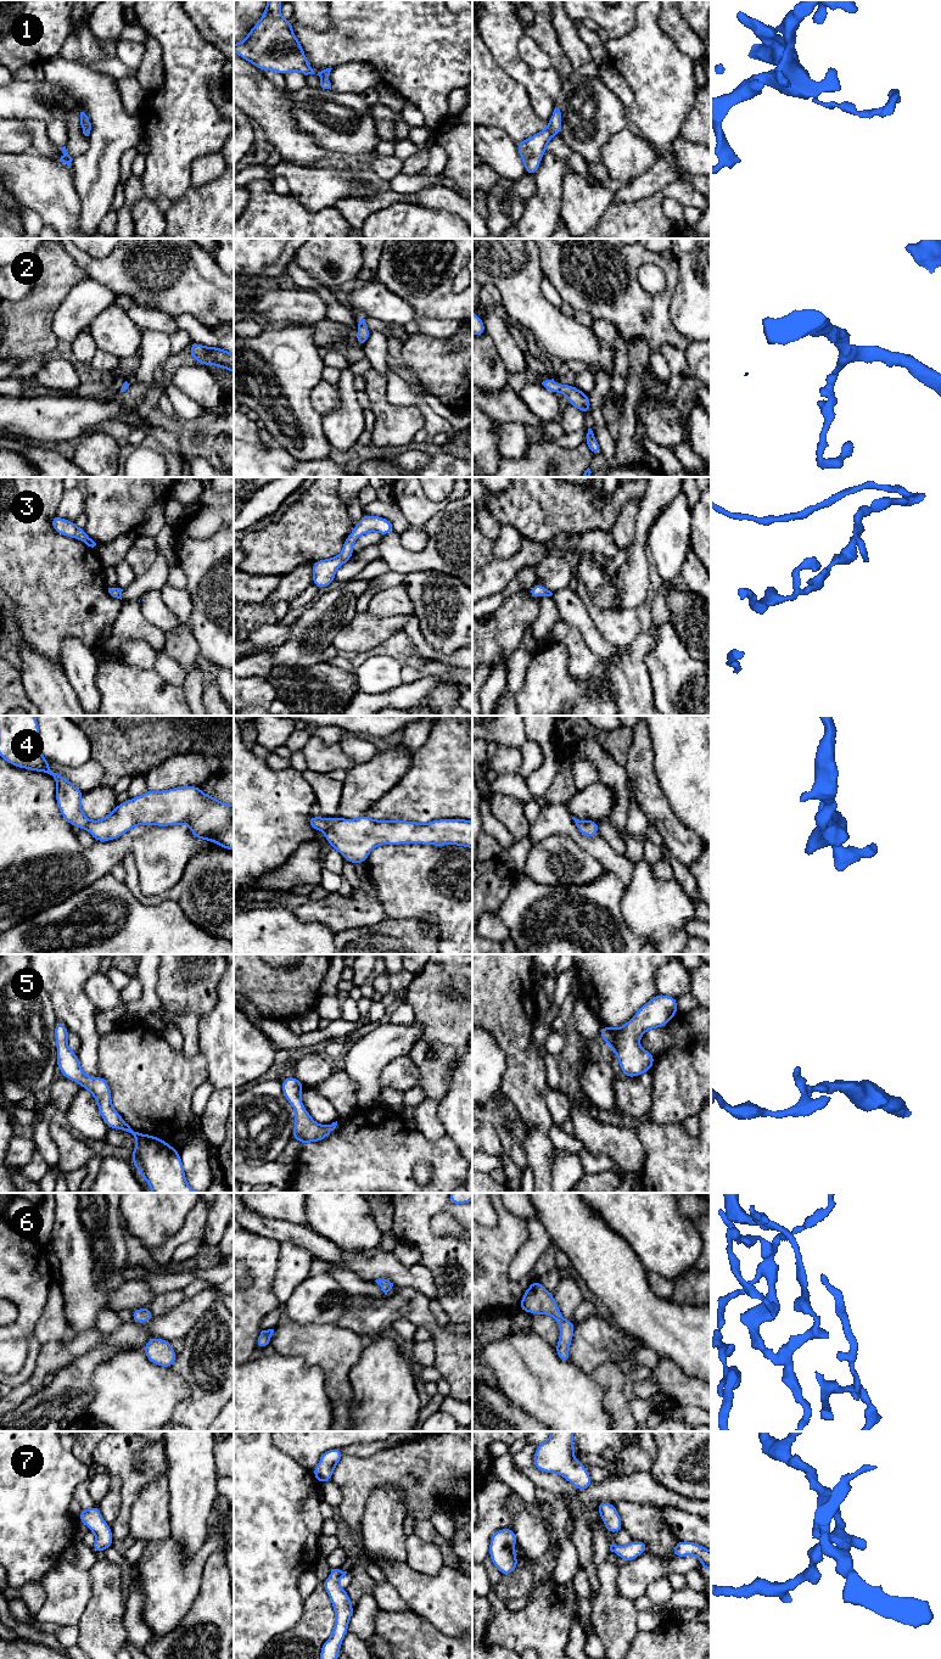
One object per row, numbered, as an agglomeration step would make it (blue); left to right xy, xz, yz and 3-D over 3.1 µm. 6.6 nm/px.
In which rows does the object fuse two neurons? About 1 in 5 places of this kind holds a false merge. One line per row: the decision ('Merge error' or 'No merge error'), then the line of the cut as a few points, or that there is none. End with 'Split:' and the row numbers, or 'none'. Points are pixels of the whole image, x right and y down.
1: No merge error. No split
2: No merge error. No split
3: No merge error. No split
4: No merge error. No split
5: No merge error. No split
6: No merge error. No split
7: No merge error. No split
Split: none

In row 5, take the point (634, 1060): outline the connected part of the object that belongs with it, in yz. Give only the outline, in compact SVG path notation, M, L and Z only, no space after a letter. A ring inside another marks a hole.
M657 993L652 999L644 1004L626 1025L622 1025L618 1029L610 1029L606 1025L601 1026L600 1037L615 1052L624 1077L637 1077L644 1072L648 1072L654 1066L655 1055L643 1049L638 1039L649 1029L666 1026L677 1013L677 999L671 996Z

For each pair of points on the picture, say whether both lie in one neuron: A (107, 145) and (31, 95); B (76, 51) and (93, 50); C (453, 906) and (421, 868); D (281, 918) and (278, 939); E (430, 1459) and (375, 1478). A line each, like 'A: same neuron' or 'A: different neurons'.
A: different neurons
B: same neuron
C: same neuron
D: same neuron
E: same neuron

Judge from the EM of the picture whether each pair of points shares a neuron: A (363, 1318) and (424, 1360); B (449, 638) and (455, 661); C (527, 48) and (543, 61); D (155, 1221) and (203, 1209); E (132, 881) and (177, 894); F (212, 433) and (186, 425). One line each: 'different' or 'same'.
A: different
B: different
C: same
D: different
E: same
F: same

